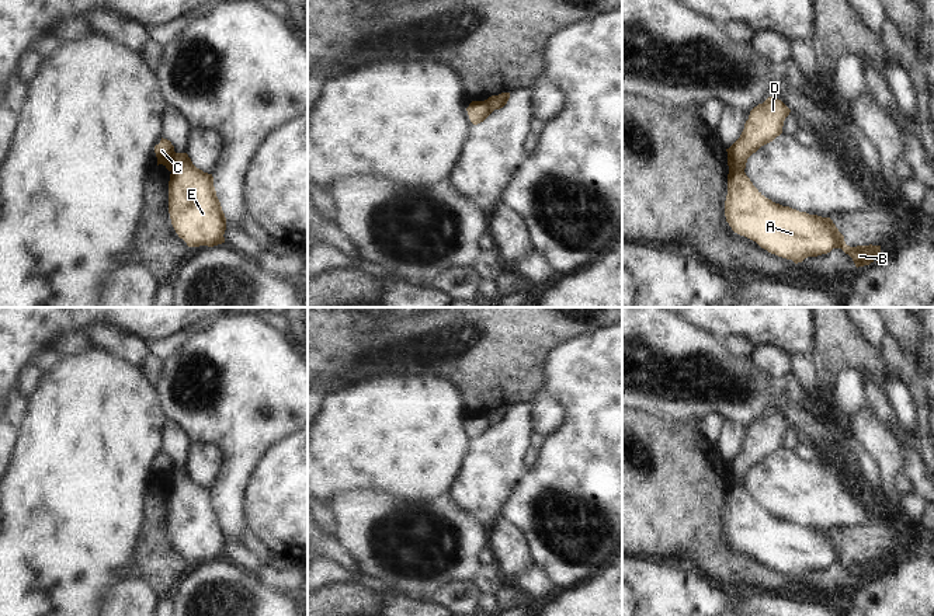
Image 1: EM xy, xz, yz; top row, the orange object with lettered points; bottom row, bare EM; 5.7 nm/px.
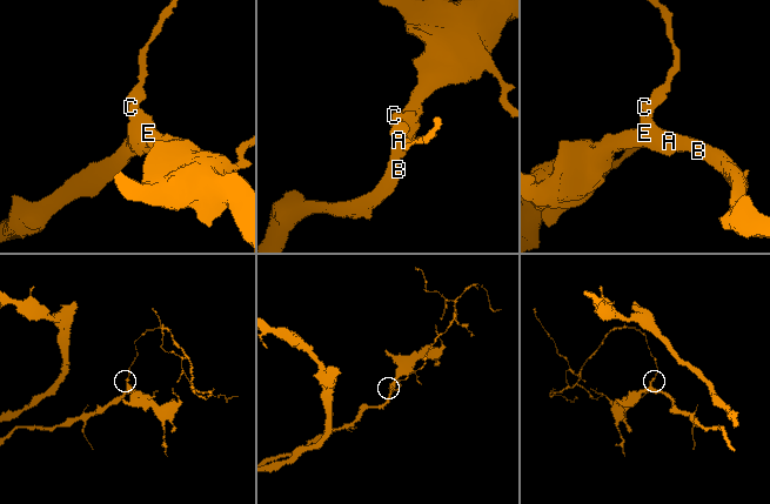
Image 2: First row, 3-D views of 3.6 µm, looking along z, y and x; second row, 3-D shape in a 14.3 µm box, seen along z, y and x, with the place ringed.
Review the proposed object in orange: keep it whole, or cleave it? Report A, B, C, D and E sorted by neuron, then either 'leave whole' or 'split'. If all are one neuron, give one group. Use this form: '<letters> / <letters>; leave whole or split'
A B E / C D; split

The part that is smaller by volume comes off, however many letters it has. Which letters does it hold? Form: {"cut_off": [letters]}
{"cut_off": ["C", "D"]}

